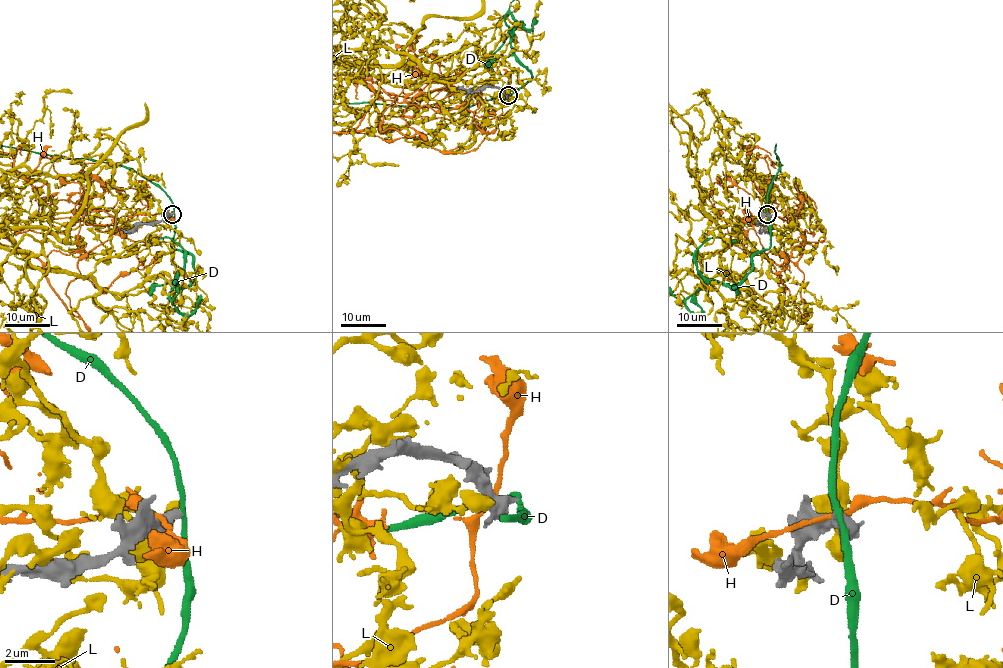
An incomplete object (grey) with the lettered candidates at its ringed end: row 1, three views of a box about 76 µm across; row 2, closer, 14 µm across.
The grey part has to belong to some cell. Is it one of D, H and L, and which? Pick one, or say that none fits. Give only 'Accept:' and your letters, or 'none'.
Accept: none

